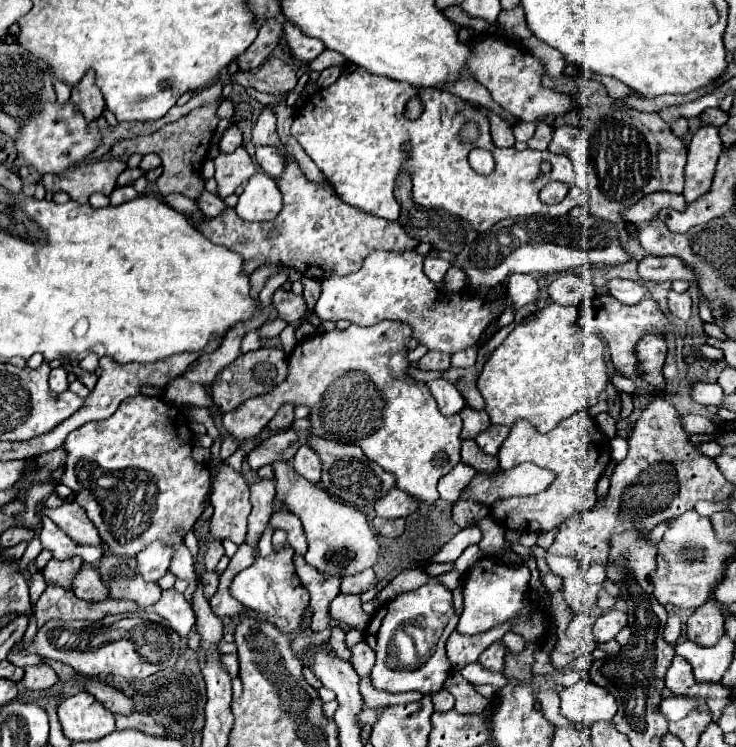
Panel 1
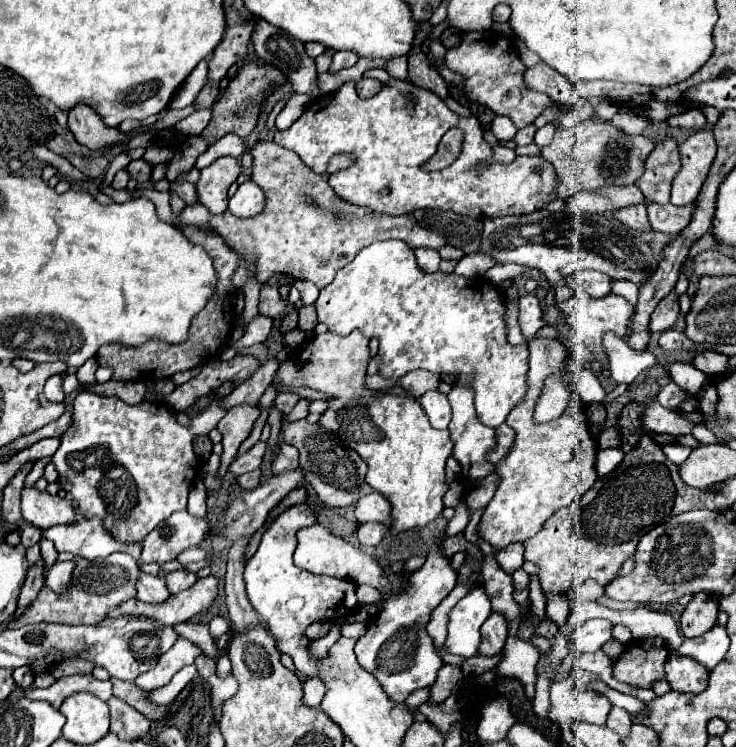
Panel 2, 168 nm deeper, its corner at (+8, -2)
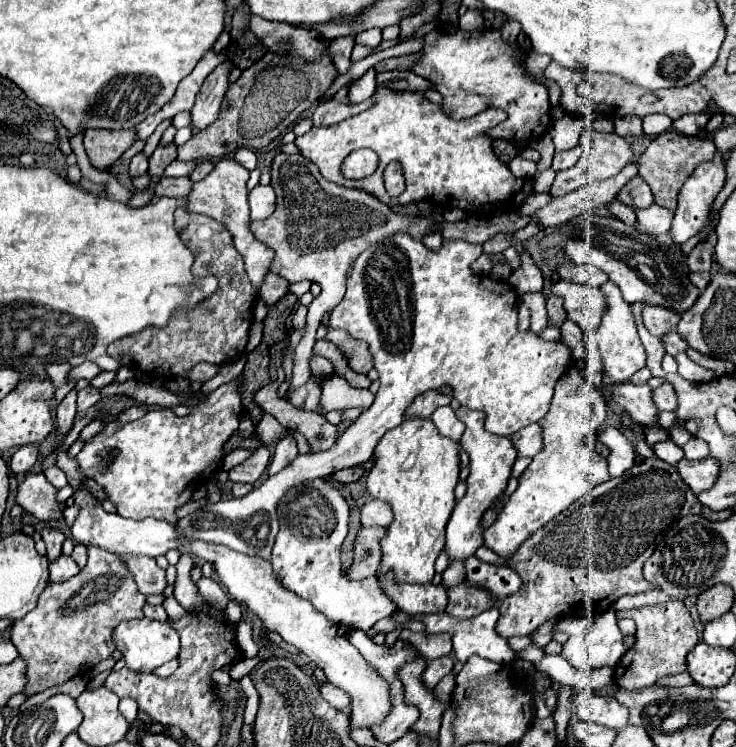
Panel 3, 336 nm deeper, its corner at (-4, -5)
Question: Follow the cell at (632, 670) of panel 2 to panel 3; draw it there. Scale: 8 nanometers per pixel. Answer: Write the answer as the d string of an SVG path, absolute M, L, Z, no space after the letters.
M668 601L668 603L642 607L642 609L618 611L616 615L634 619L638 627L634 647L624 653L624 657L620 659L614 671L614 681L620 687L628 691L636 691L642 687L652 687L658 677L678 675L686 671L686 653L698 643L698 635L696 635L690 611L682 601Z

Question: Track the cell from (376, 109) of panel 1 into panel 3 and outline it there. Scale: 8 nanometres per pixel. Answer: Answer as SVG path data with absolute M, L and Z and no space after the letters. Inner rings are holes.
M376 87L372 99L374 105L354 117L330 127L312 127L306 135L296 137L294 143L300 153L318 165L324 179L342 187L362 189L390 207L432 201L446 209L458 207L470 217L490 217L490 211L498 204L501 204L501 211L517 210L534 193L532 179L516 179L492 151L488 129L506 119L504 111L488 109L468 119L452 119L440 105L428 101L420 93L392 91L386 87ZM362 147L378 153L380 165L376 173L360 181L344 179L340 175L344 157ZM392 161L398 161L404 169L406 191L400 197L388 197L384 189L384 169Z

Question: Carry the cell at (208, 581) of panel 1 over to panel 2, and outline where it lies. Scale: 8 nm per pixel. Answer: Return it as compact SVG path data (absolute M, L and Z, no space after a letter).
M180 568L176 572L166 574L166 584L168 584L168 590L172 592L172 595L176 595L178 592L190 588L196 580L198 580L196 574L190 572L190 570L186 570L186 568Z

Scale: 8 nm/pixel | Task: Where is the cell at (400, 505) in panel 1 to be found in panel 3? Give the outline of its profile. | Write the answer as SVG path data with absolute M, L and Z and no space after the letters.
M372 499L368 501L362 509L360 509L360 521L364 527L372 527L372 525L382 525L382 527L388 527L392 523L394 515L392 515L392 509L388 503L384 501L378 501L378 499Z

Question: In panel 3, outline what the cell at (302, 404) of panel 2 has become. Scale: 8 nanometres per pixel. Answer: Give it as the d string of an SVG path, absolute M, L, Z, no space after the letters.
M332 375L322 385L324 385L322 395L320 395L322 413L342 411L348 407L368 409L374 401L374 395L370 393L370 389L354 389L346 383L344 377L338 377L338 375Z

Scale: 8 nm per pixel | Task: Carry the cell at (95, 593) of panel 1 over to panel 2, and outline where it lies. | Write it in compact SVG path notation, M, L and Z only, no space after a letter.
M56 560L54 566L48 568L46 572L46 586L52 588L54 592L64 592L70 584L72 578L72 570L74 570L74 562L60 562Z

